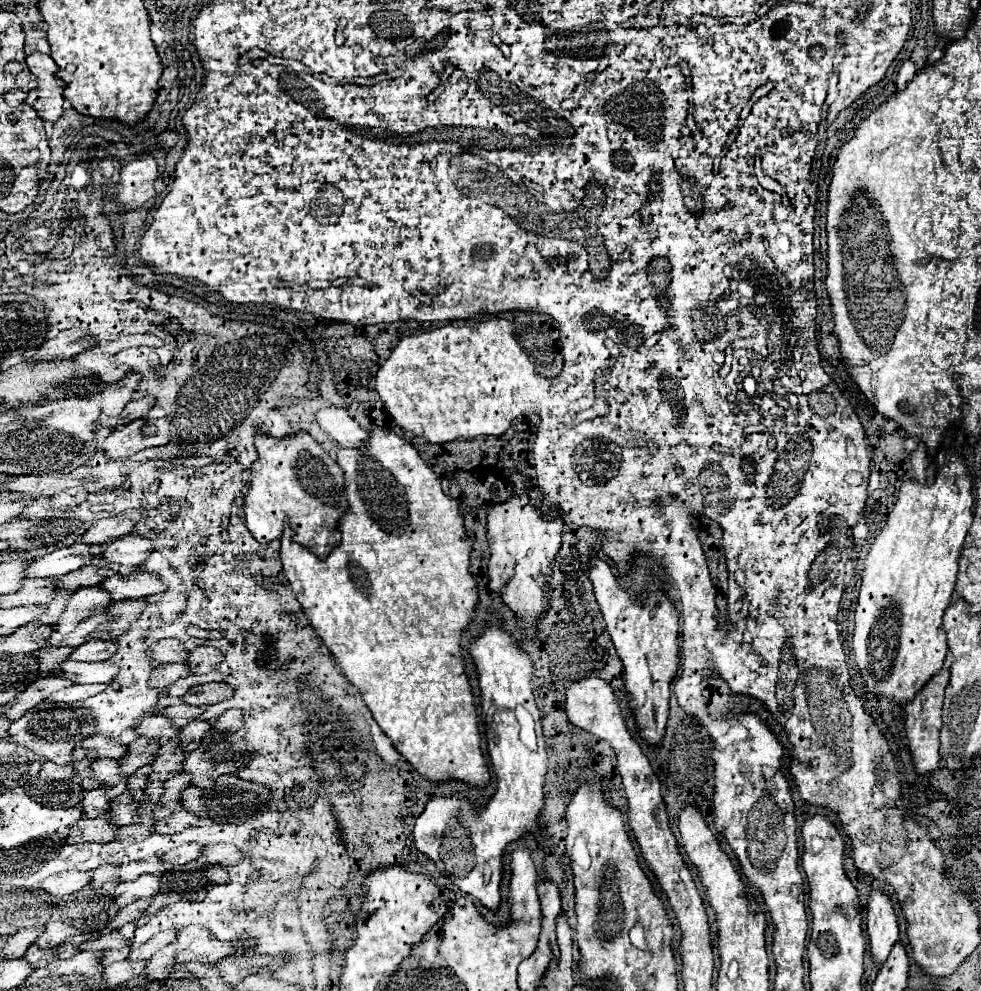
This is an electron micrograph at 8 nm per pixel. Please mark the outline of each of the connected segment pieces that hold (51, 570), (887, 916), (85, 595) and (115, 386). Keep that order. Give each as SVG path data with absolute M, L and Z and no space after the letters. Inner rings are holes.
M83 542L55 550L51 554L45 554L43 558L31 560L29 568L25 568L25 578L59 578L71 570L89 564L89 560L101 552L103 548L99 544L83 544Z
M871 890L867 900L867 934L875 962L883 964L891 946L899 940L899 930L893 900L881 890Z
M77 588L75 592L69 594L67 606L61 612L59 620L49 626L53 632L67 634L75 628L77 622L81 622L93 614L101 614L107 604L111 604L111 598L107 592L103 592L99 588Z
M127 374L125 378L107 384L107 388L101 392L101 414L105 416L119 416L119 412L125 408L125 404L135 396L135 388L139 382L139 374Z

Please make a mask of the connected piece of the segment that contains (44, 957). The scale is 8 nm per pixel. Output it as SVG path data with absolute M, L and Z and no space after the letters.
M31 946L23 954L23 960L29 962L33 968L41 968L41 966L47 966L51 960L55 960L55 956L53 956L53 950L41 950L41 948Z

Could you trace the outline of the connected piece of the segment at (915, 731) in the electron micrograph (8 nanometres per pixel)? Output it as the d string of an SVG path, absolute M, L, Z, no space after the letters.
M943 666L941 672L937 672L929 684L925 684L925 688L921 692L917 692L917 696L913 698L913 702L909 702L905 706L905 726L907 726L907 738L909 738L909 748L915 760L915 768L919 774L927 774L931 770L937 768L939 764L939 732L941 732L941 710L943 710L943 694L945 688L949 684L949 668Z

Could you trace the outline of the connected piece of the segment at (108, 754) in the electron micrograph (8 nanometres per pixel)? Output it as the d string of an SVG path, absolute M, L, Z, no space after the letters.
M89 736L85 740L81 740L81 748L89 750L93 758L121 758L127 750L127 746L113 742L107 736Z

